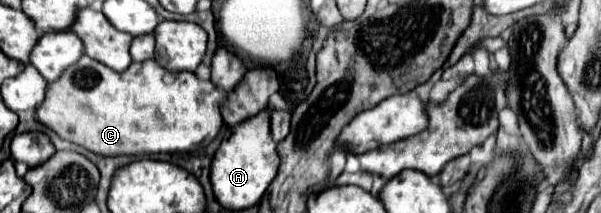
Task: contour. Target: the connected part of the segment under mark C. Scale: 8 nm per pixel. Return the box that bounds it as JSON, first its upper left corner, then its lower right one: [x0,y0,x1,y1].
[37,56,225,156]

